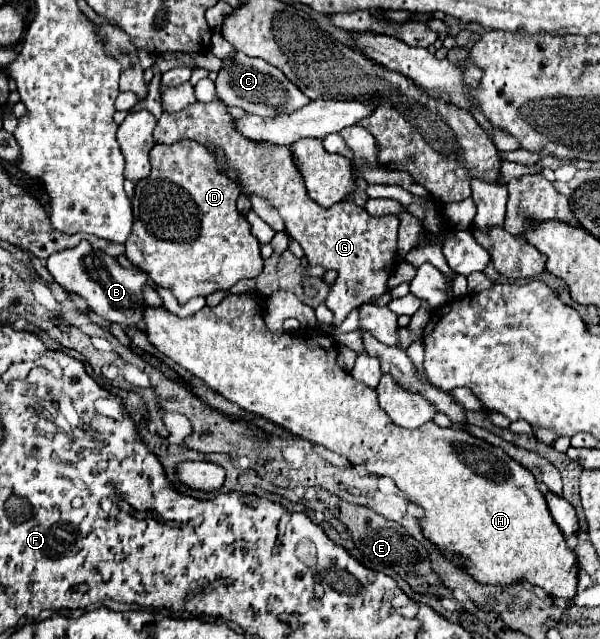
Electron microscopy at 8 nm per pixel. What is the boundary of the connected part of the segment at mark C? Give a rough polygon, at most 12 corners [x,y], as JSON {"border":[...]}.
{"border":[[224,59],[216,91],[256,115],[294,111],[308,97],[262,59]]}

